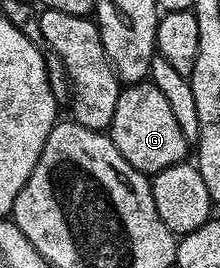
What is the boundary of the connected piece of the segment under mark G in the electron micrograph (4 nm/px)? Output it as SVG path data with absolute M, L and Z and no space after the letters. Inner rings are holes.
M152 82L137 84L134 88L126 87L117 100L111 137L115 147L131 162L131 166L141 169L146 174L156 174L172 164L180 164L186 159L190 141L182 131L171 102Z

